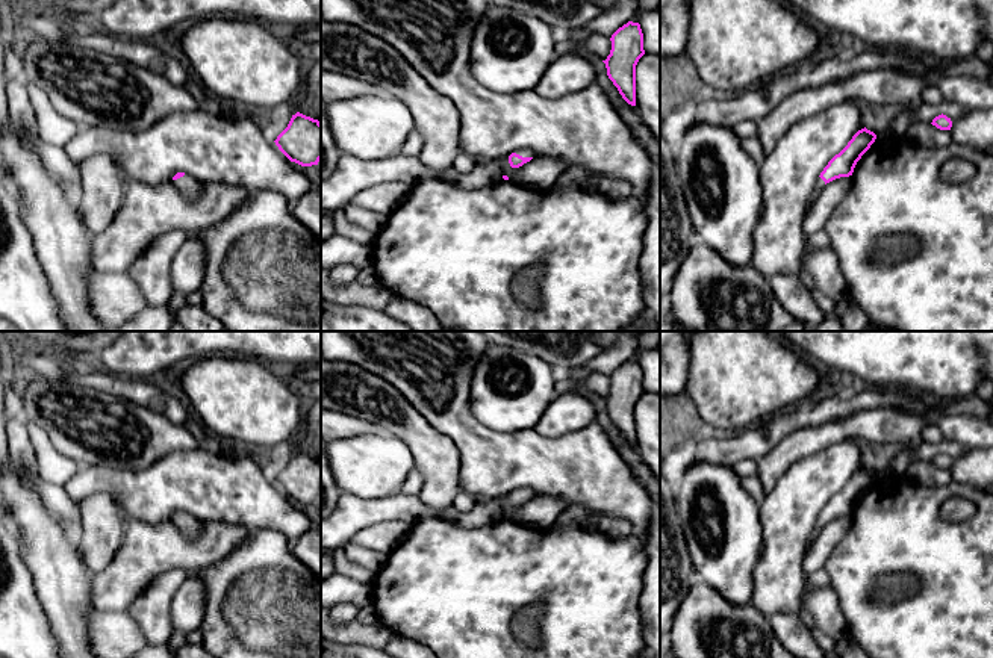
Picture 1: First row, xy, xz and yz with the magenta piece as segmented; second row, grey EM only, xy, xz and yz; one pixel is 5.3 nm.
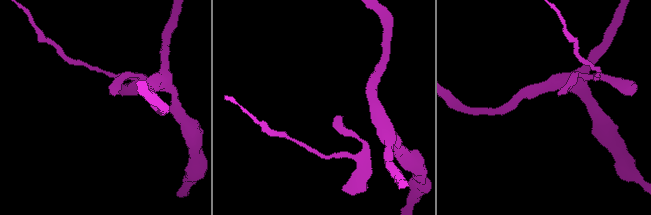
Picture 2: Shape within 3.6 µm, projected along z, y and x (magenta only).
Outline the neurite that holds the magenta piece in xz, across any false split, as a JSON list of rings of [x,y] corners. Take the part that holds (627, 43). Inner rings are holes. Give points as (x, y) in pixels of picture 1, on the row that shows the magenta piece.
[[[628,21],[612,35],[610,41],[610,54],[602,61],[607,76],[622,98],[636,106],[636,65],[645,54],[640,24]]]

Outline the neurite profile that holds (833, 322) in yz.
[[[810,289],[810,293],[816,304],[825,312],[825,322],[819,327],[808,328],[805,331],[843,331],[842,319],[836,310],[836,301],[820,293],[817,289]]]

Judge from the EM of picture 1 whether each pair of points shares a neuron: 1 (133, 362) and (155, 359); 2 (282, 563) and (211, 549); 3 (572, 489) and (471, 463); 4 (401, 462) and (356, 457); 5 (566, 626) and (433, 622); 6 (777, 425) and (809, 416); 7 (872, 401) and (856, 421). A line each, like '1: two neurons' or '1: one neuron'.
1: one neuron
2: two neurons
3: one neuron
4: one neuron
5: one neuron
6: one neuron
7: two neurons

